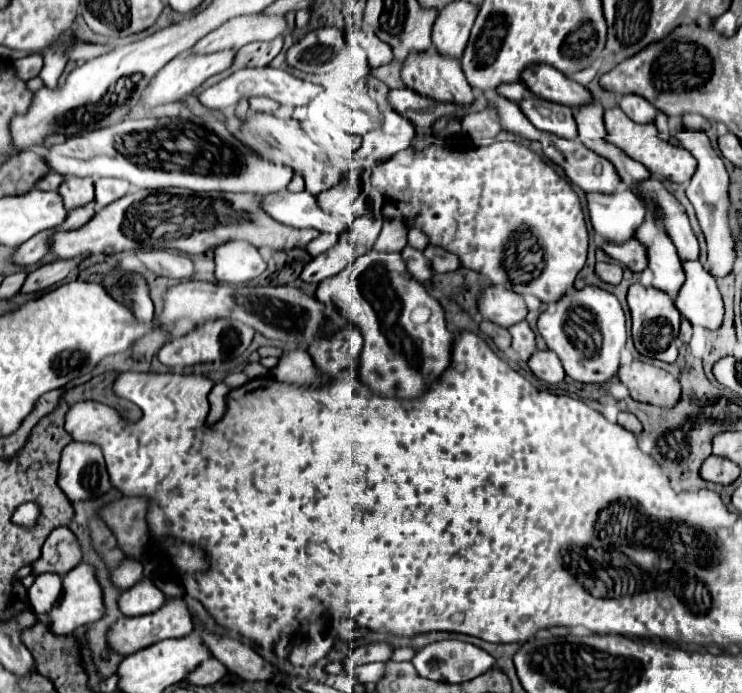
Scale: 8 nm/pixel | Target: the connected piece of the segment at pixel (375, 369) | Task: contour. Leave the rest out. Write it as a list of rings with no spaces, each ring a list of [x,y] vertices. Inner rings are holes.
[[[369,251],[367,255],[359,257],[351,267],[343,269],[339,275],[321,281],[317,291],[319,291],[321,303],[335,307],[347,321],[359,325],[363,339],[365,339],[359,375],[361,375],[361,381],[367,383],[373,391],[381,395],[405,397],[405,399],[417,397],[425,393],[425,387],[429,387],[441,375],[441,371],[449,365],[453,335],[445,327],[443,307],[439,305],[435,297],[429,295],[427,287],[407,271],[407,265],[401,253]],[[415,307],[429,309],[429,319],[425,319],[423,323],[417,323],[413,319]]]

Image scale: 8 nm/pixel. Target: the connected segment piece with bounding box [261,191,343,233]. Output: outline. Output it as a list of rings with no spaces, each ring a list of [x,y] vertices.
[[[277,191],[271,195],[265,195],[261,199],[261,207],[265,207],[265,211],[269,211],[269,215],[273,215],[273,219],[277,219],[279,223],[303,229],[303,227],[311,227],[317,231],[329,231],[329,233],[341,233],[341,223],[337,217],[333,215],[325,215],[319,207],[317,201],[313,199],[313,195],[309,191],[301,191],[301,193],[289,193],[289,191]]]

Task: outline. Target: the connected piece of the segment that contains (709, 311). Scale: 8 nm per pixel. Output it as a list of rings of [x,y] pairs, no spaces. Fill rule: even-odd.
[[[683,261],[685,283],[675,297],[675,307],[693,327],[719,329],[723,321],[723,299],[715,279],[703,271],[699,261]]]

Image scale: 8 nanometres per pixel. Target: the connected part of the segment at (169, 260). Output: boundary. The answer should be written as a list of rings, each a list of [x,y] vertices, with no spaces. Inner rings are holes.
[[[137,251],[137,257],[147,269],[153,269],[157,275],[175,279],[193,275],[193,261],[183,255],[175,255],[169,251]]]

